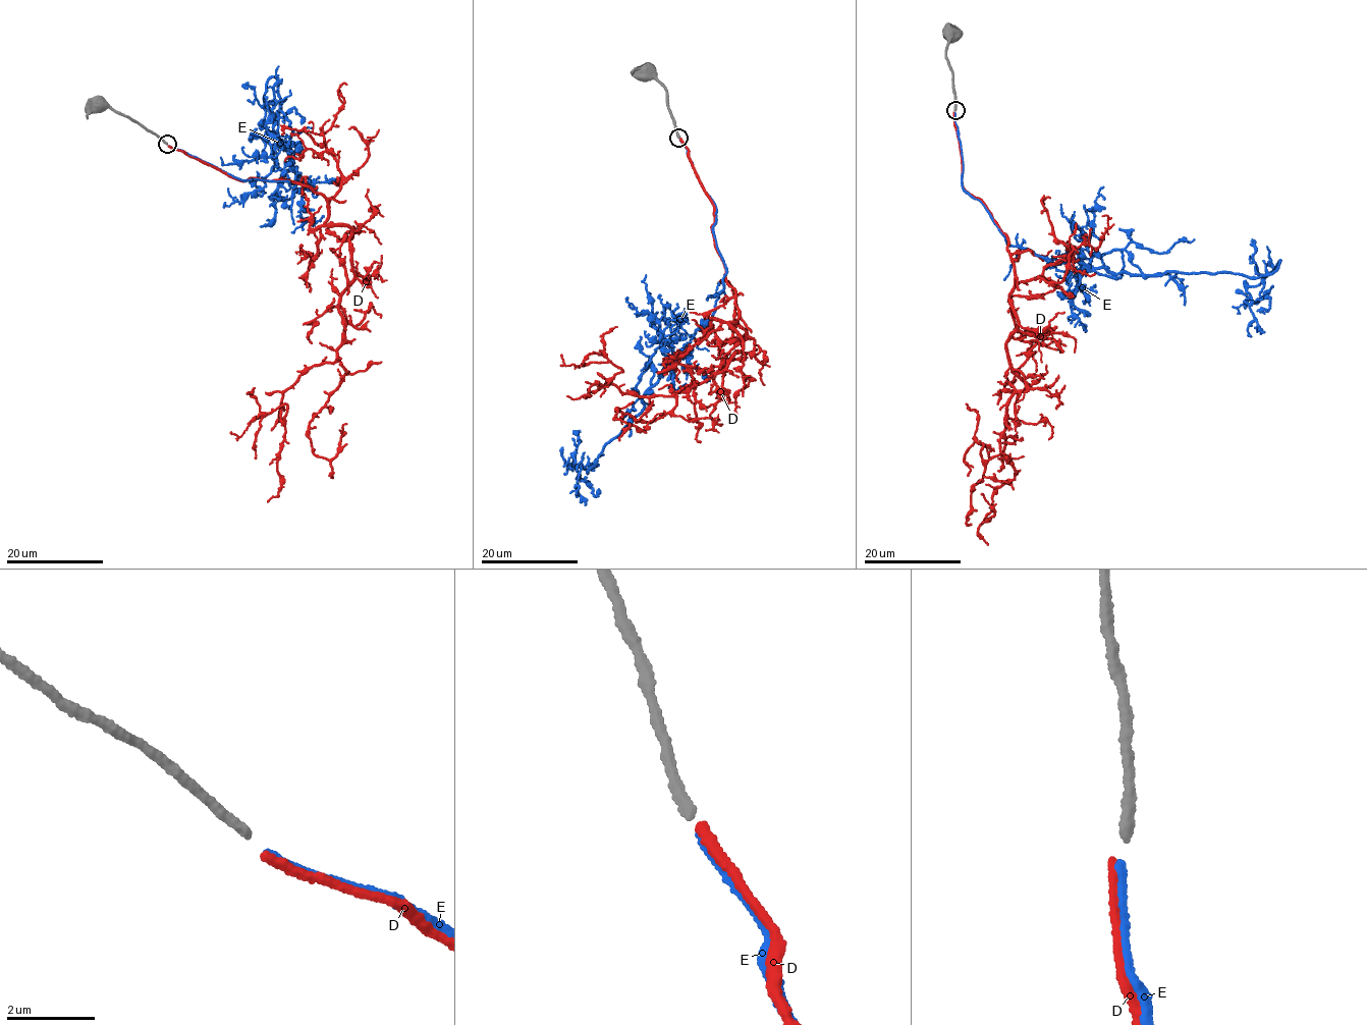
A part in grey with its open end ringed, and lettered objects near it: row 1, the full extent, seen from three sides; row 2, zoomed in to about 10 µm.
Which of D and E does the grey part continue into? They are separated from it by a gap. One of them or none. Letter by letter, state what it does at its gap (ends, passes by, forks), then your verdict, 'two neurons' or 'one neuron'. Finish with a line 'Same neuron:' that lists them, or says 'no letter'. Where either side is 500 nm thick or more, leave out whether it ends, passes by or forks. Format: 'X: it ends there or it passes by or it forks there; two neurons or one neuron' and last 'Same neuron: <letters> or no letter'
D: it ends there; one neuron
E: it ends there; two neurons
Same neuron: D

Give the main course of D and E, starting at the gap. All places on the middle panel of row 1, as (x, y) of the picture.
D: (680, 139), (714, 208), (742, 348), (673, 395), (639, 397), (605, 384), (621, 369), (598, 354), (580, 366)
E: (680, 139), (716, 210), (721, 291), (713, 316), (643, 397), (641, 414), (597, 464), (577, 466), (570, 492)

